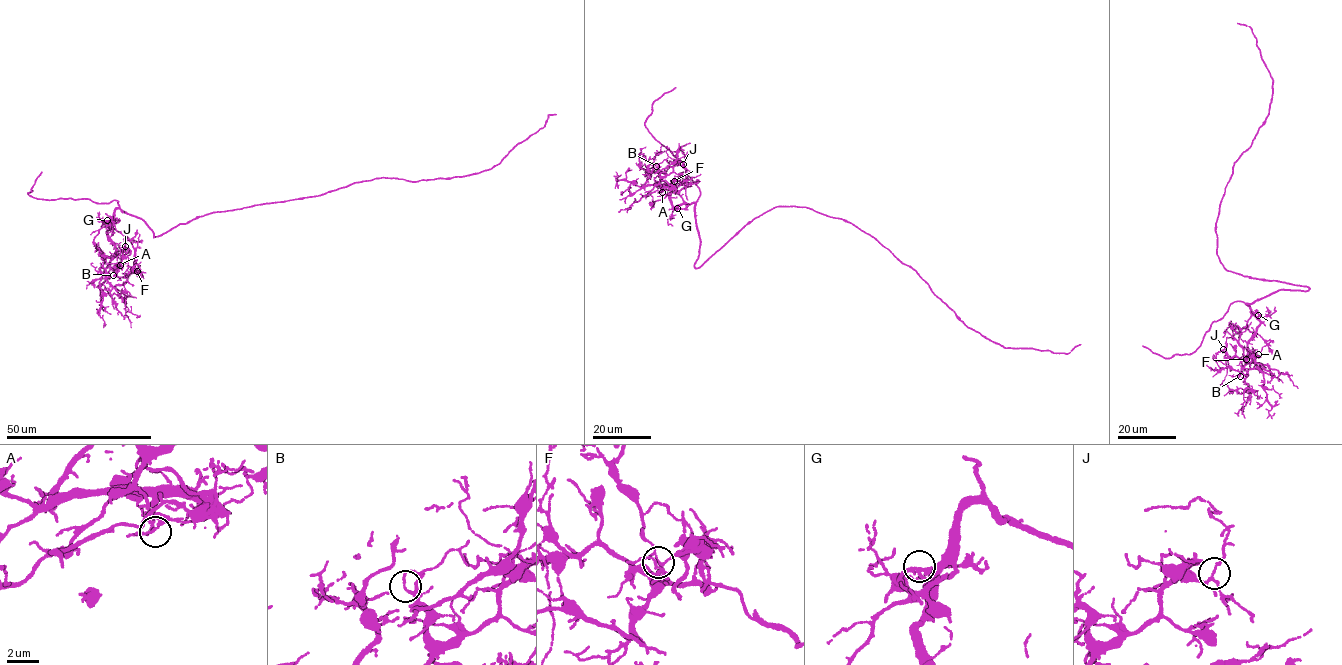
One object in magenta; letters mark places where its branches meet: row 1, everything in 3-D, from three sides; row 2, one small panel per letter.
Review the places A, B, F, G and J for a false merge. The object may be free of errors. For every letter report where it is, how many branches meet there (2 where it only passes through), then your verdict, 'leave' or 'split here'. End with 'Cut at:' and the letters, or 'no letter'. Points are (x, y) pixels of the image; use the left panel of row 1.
A: (120, 265) | 4 | leave
B: (113, 275) | 4 | leave
F: (137, 271) | 4 | split here
G: (107, 220) | 4 | leave
J: (125, 246) | 4 | leave
Cut at: F

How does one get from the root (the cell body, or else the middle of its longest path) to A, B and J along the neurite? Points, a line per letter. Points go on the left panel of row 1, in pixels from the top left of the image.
A: (227, 211), (196, 217), (154, 237), (141, 219), (115, 209), (107, 236), (116, 248), (111, 266), (120, 265)
B: (227, 211), (154, 237), (141, 219), (115, 209), (107, 231), (116, 248), (113, 275)
J: (227, 211), (196, 217), (154, 237), (141, 219), (115, 209), (107, 231), (116, 248), (114, 269), (125, 246)

